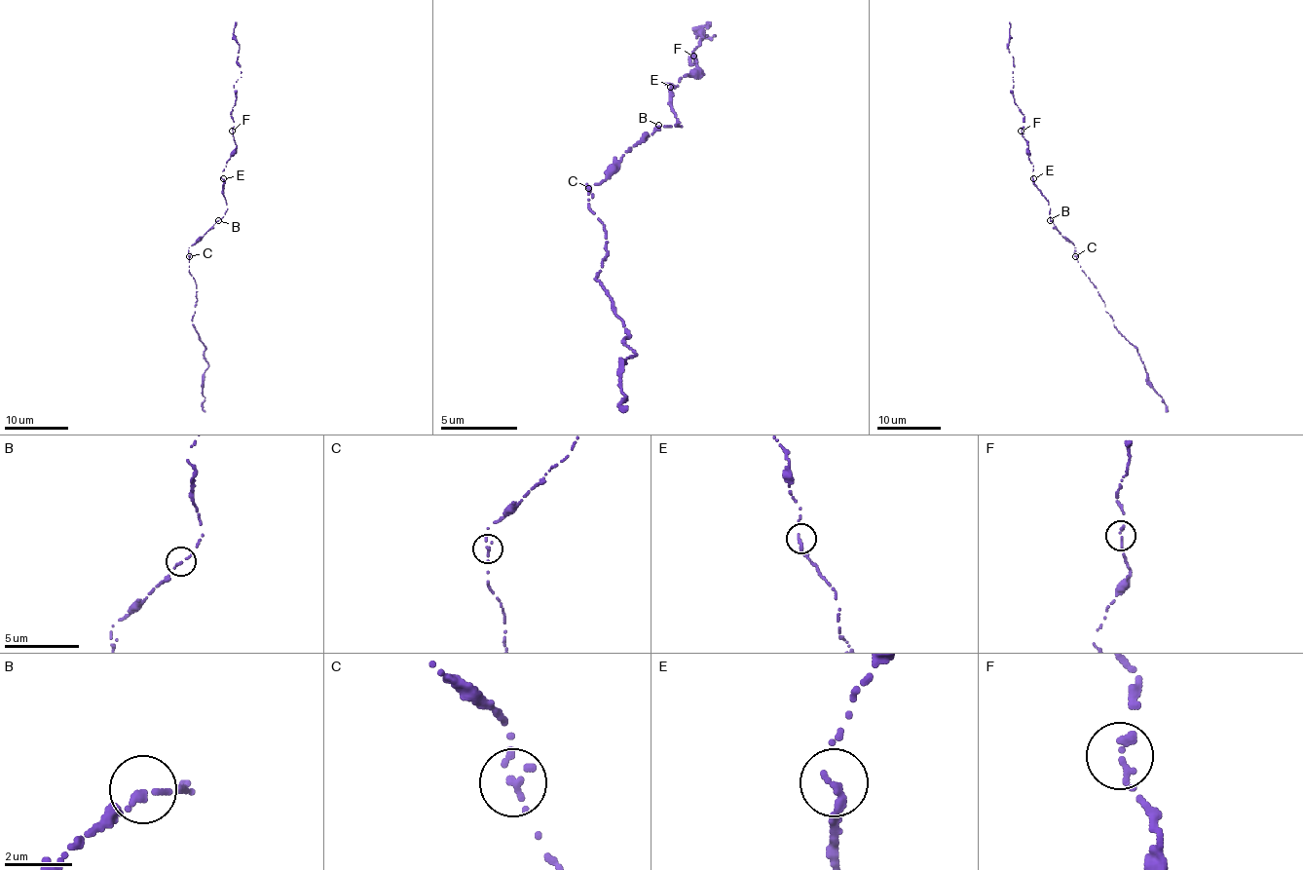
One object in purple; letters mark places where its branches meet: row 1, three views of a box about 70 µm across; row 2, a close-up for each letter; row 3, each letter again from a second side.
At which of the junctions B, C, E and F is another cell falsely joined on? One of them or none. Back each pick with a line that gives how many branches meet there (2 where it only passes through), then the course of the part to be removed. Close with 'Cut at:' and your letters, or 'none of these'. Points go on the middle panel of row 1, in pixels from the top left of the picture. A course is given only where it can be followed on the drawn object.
C: Branches: 1. Course of the part to remove: (589, 187), (609, 252), (597, 280), (636, 353), (624, 360), (628, 399), (620, 407), (628, 411)
Cut at: C

